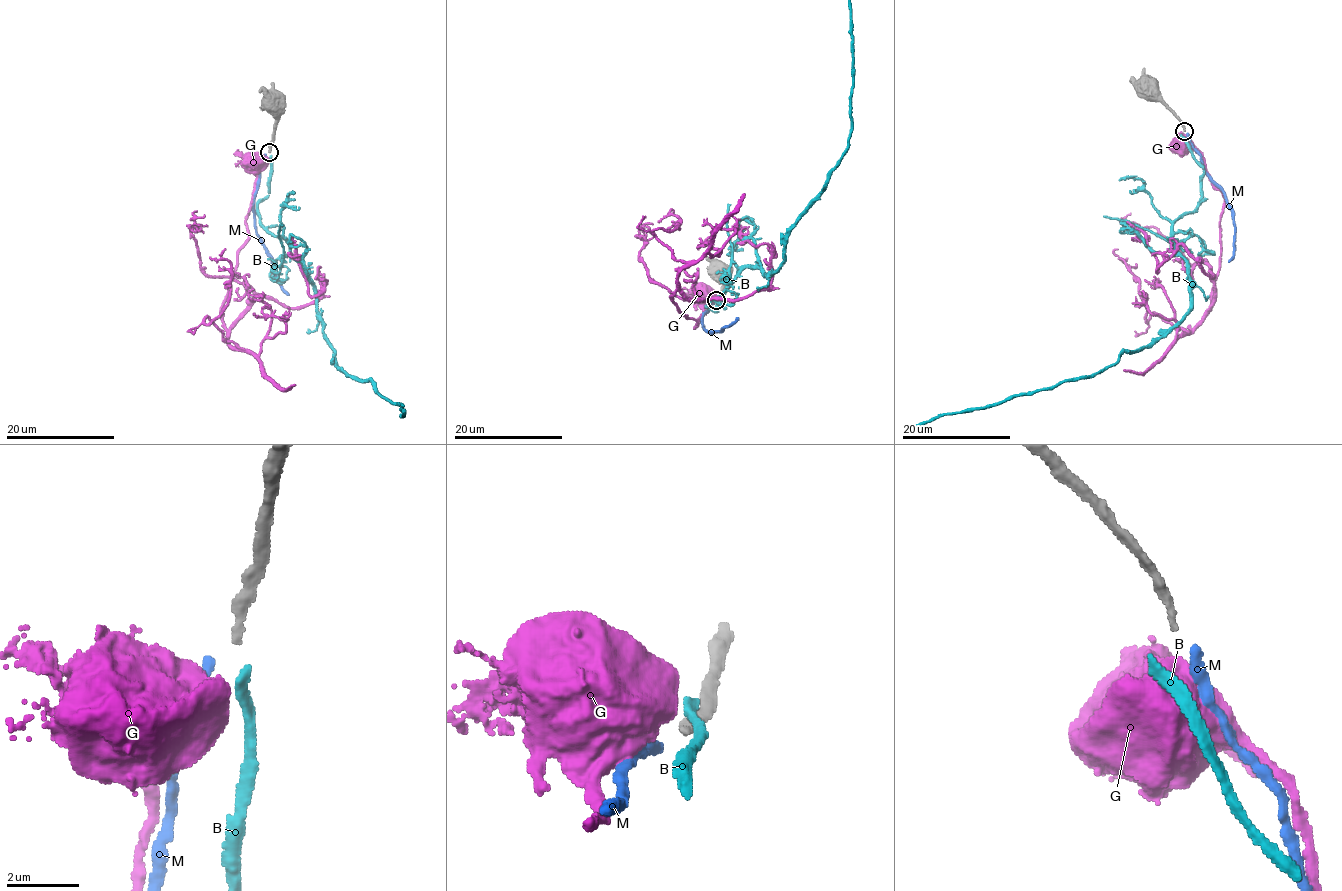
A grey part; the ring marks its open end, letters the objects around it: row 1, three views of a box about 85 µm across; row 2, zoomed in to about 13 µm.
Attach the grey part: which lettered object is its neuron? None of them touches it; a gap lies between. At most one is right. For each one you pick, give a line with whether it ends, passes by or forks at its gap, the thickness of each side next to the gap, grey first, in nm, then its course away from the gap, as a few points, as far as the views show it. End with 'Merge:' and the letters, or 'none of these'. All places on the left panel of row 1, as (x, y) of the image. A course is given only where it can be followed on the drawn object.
M: it ends | 180/320 nm | via (265, 154), (256, 193), (256, 231), (270, 259), (273, 278), (288, 295)
Merge: M

